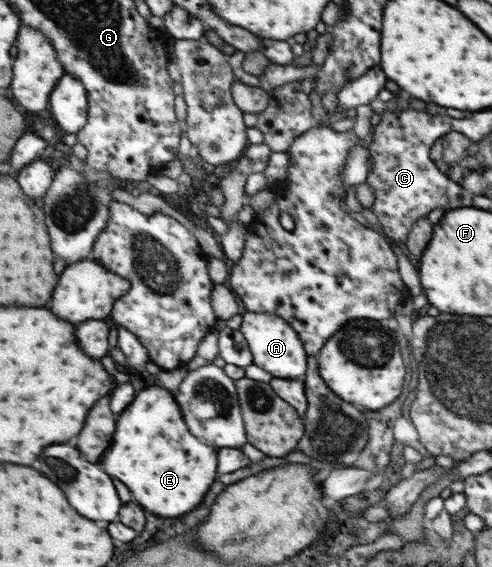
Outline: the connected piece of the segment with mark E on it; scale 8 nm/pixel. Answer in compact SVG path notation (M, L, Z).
M159 386L143 390L121 414L115 440L101 460L107 474L125 482L141 506L171 518L203 502L217 478L217 462L217 450L189 432L175 396Z

